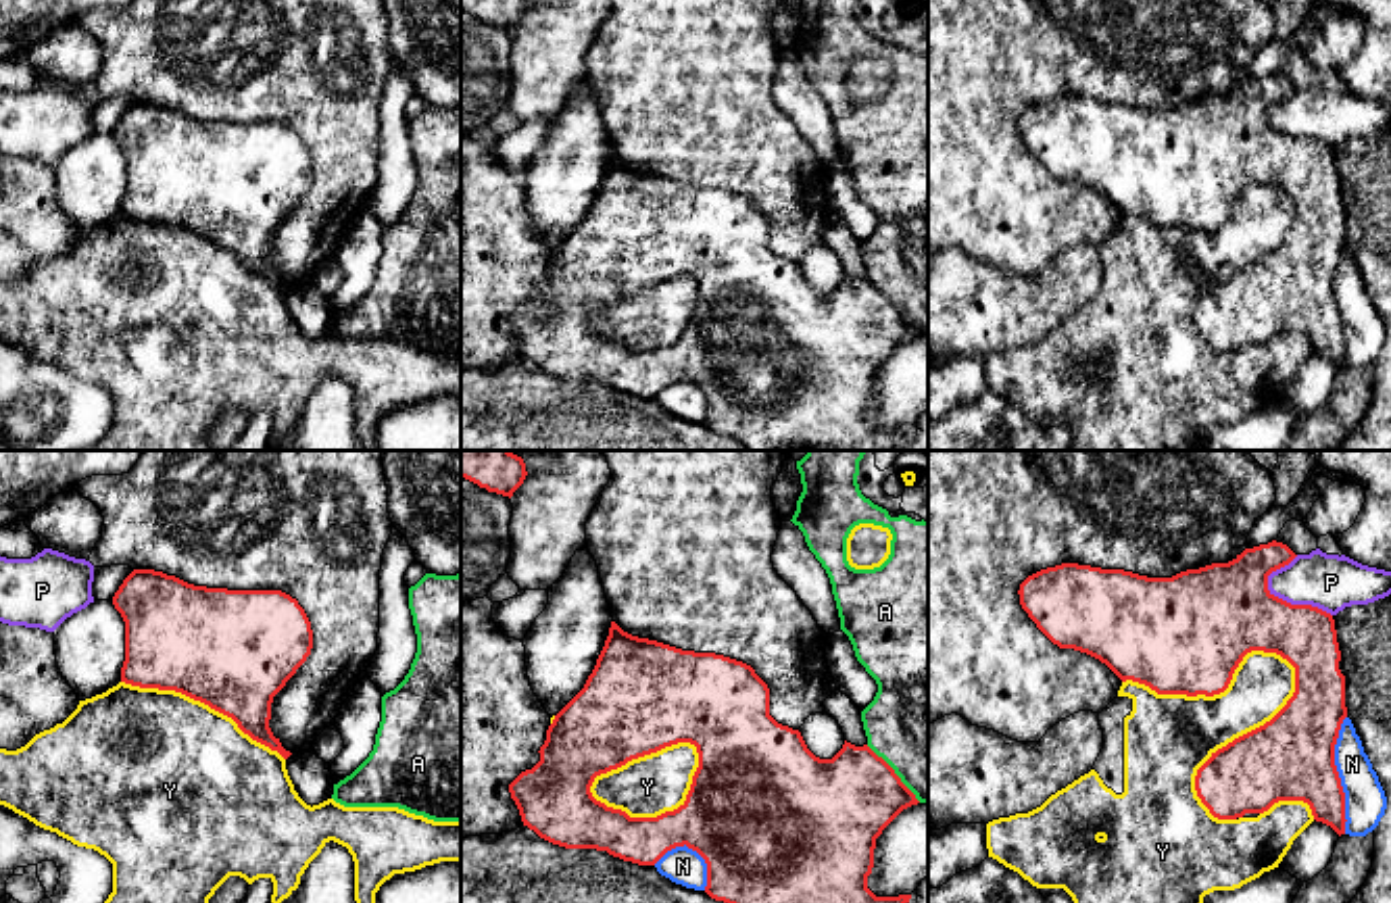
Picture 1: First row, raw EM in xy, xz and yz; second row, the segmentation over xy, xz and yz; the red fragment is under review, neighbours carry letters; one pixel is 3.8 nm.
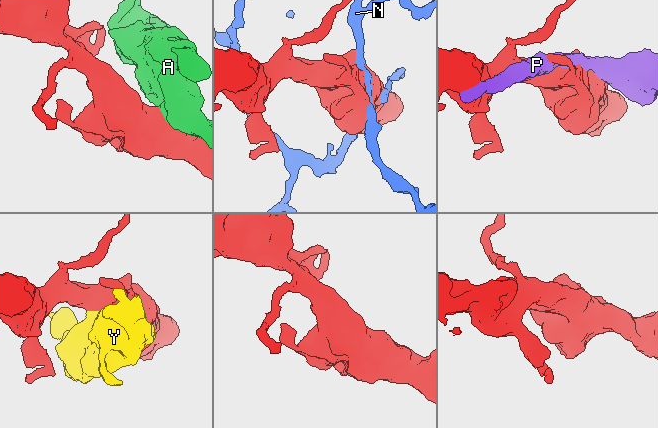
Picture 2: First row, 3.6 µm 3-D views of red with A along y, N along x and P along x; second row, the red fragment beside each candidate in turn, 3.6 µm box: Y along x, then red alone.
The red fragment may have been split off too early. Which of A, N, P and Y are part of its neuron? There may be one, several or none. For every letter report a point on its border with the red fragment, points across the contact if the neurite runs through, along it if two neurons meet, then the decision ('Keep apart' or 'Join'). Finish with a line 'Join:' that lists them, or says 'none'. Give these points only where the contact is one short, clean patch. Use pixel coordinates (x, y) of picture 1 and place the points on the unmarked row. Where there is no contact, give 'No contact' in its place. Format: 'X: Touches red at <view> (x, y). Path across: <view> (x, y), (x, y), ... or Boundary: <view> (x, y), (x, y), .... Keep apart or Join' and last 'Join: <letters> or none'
A: Touches red at xz (893, 305). Keep apart
N: Touches red at yz (1337, 307). Keep apart
P: Touches red at yz (1294, 138). Keep apart
Y: Touches red at yz (1296, 205). Keep apart
Join: none

